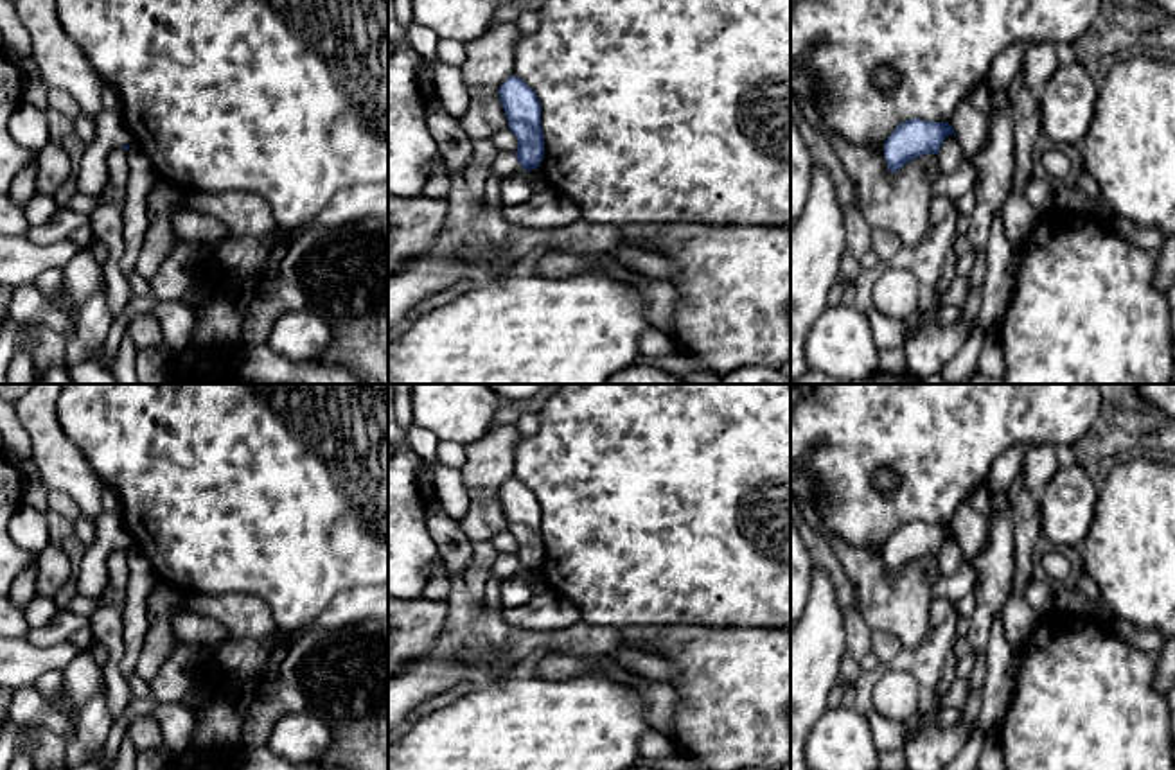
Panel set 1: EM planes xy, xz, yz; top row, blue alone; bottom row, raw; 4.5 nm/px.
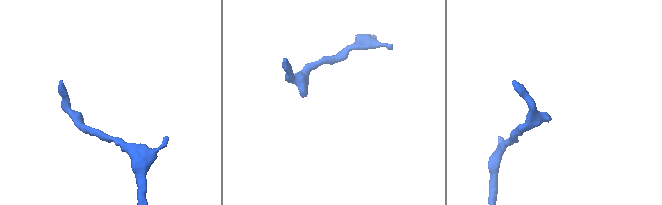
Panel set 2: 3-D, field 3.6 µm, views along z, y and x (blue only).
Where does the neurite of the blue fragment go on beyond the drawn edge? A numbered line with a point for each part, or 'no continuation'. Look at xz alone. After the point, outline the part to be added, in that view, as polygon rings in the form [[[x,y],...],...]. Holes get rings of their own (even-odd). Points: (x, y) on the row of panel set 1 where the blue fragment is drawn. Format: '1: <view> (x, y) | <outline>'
no continuation

